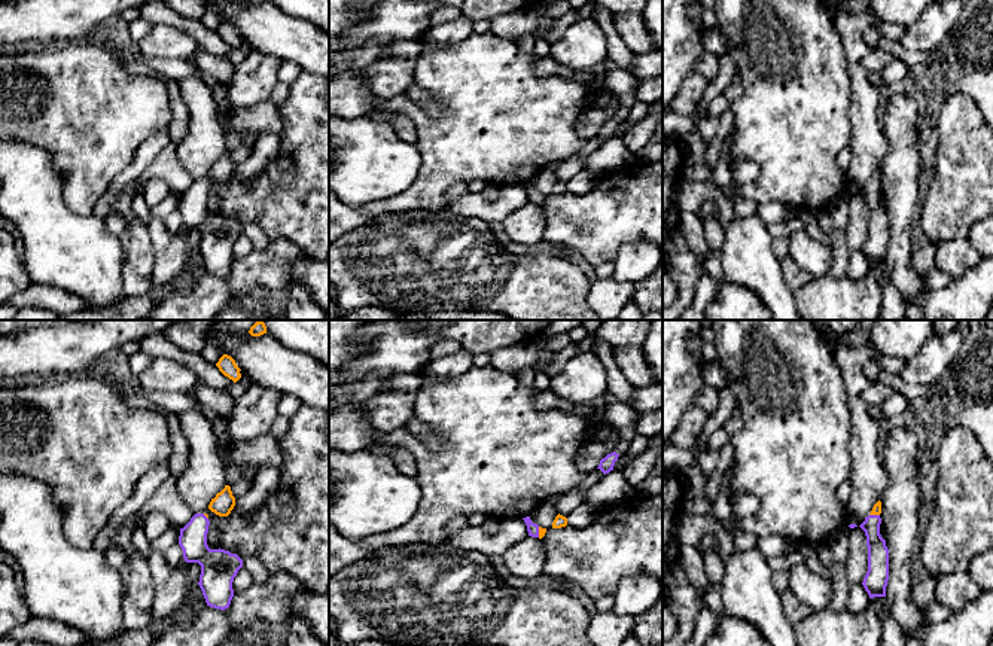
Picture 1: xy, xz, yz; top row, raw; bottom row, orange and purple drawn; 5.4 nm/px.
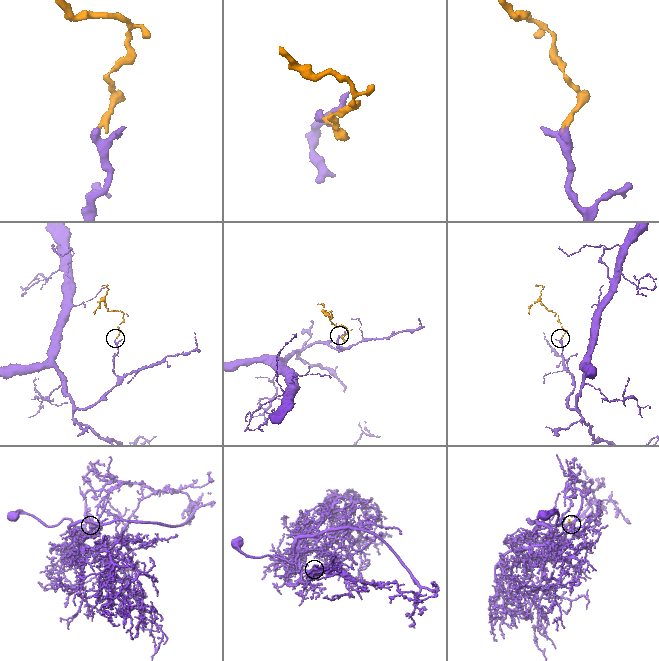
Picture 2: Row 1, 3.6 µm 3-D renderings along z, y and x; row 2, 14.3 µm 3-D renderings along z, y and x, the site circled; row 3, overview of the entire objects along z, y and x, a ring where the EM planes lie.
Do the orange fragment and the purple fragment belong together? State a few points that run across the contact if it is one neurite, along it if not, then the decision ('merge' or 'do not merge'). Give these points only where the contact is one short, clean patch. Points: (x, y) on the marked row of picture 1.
line xz (542, 532), (539, 532), (533, 529); merge

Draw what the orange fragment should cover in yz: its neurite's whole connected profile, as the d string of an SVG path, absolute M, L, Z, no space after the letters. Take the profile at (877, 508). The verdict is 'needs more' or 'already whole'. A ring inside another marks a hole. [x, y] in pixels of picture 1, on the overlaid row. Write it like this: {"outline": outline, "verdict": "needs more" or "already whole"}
{"outline": "M878 500L871 514L859 525L865 531L868 546L868 572L862 585L869 598L886 597L889 581L889 549L886 546L886 540L880 534L880 514L881 502Z", "verdict": "needs more"}

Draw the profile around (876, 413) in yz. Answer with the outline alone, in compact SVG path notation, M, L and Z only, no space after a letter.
M871 406L869 415L878 423L880 433L878 433L877 450L878 450L878 455L881 458L884 445L886 445L886 439L887 439L887 435L889 435L889 430L890 430L889 420L883 415L880 406Z

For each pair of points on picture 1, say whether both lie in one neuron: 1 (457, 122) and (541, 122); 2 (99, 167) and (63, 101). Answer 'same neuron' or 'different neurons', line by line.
1: same neuron
2: same neuron

